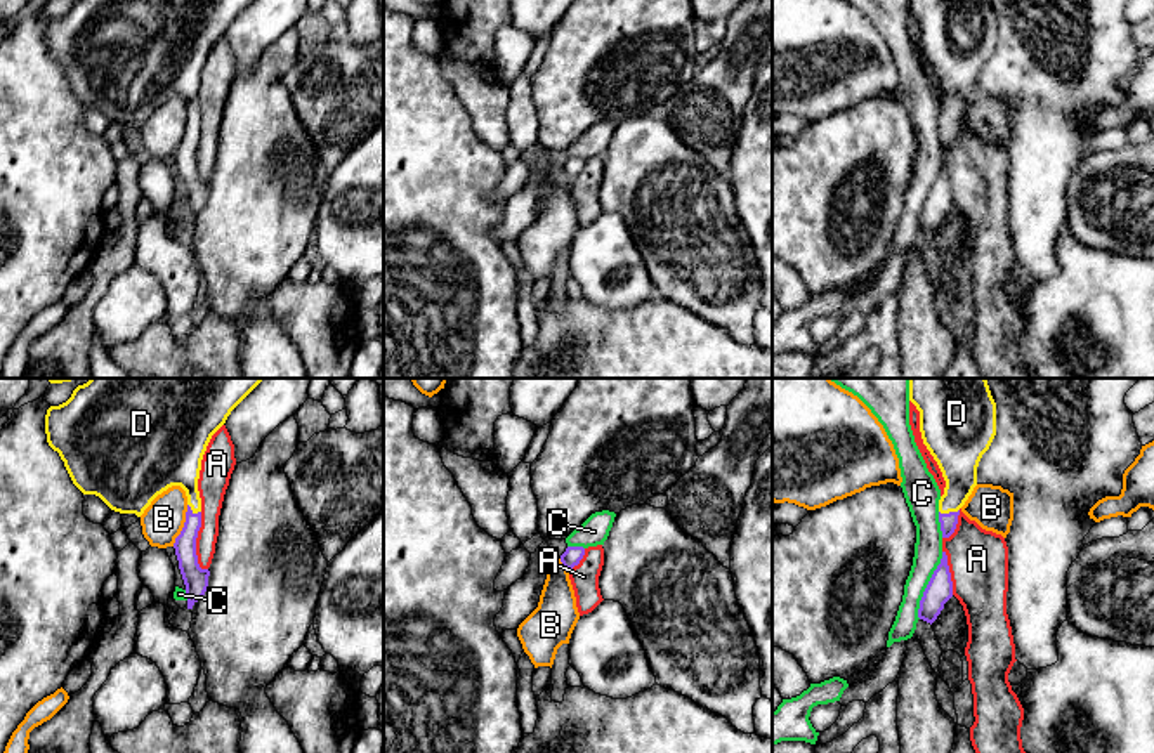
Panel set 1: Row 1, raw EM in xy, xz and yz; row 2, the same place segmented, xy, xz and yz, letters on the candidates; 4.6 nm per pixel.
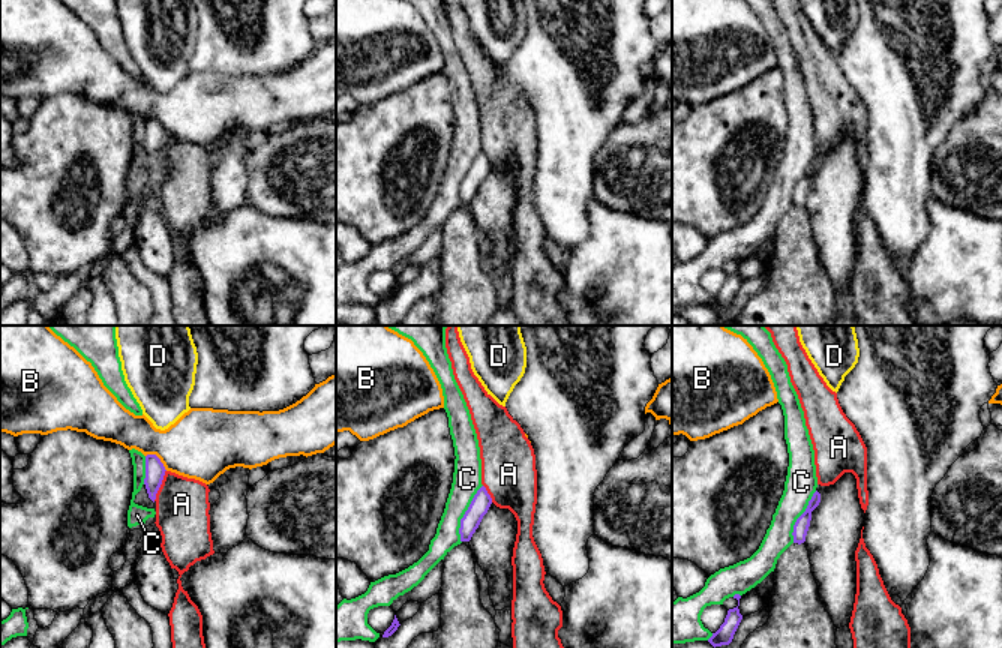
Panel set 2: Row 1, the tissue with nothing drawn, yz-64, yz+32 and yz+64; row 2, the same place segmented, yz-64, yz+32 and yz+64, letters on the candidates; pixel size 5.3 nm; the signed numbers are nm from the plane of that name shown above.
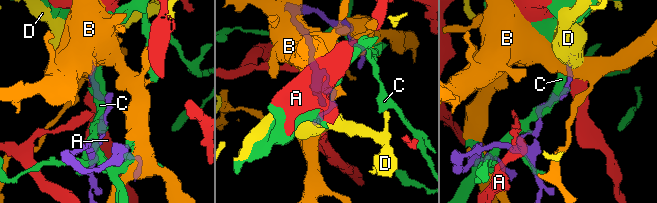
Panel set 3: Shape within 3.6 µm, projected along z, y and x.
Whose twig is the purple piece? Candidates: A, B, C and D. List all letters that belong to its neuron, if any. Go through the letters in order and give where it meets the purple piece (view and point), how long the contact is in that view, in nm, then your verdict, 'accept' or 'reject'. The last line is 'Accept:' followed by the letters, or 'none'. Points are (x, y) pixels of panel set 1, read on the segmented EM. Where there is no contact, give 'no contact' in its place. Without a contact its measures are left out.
A: xy (195, 543) | 280 nm | reject
B: xy (184, 526) | 200 nm | reject
C: yz (927, 585) | 340 nm | reject
D: yz (950, 512) | 100 nm | accept
Accept: D

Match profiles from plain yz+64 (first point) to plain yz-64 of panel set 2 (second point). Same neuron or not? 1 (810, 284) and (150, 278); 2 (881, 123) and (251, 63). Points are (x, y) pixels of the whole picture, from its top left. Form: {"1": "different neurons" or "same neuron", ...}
{"1": "different neurons", "2": "same neuron"}

